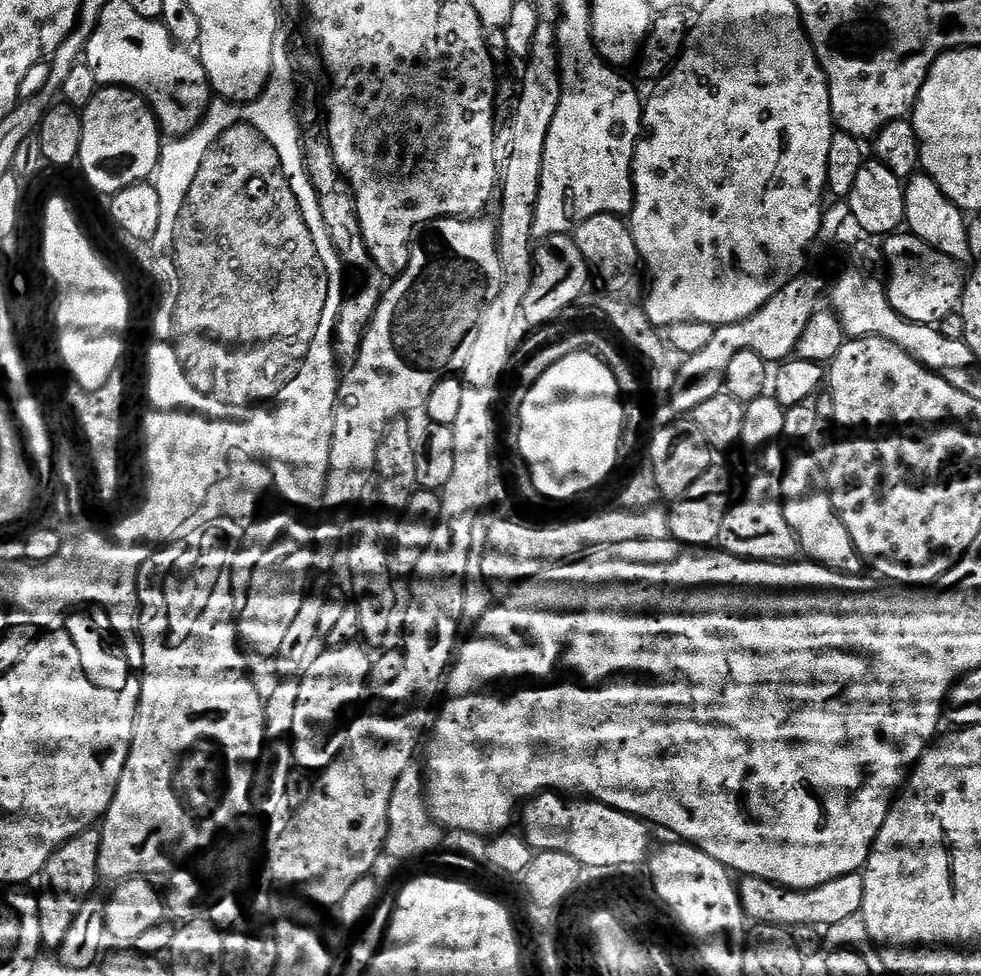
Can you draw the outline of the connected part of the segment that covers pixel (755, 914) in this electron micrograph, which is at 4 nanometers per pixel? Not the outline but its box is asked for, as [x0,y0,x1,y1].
[738,872,866,930]

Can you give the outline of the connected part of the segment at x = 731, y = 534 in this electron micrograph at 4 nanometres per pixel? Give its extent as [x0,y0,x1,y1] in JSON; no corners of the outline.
[719,476,800,562]

